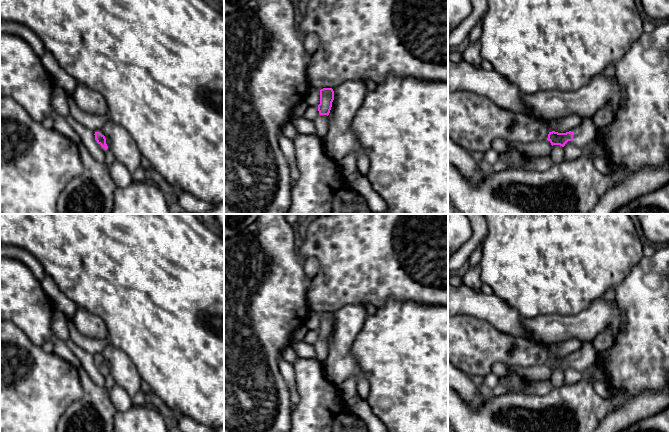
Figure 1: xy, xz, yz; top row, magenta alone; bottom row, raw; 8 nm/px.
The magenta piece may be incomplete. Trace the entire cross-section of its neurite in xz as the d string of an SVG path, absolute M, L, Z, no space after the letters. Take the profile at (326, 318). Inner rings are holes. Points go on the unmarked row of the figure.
M323 312L320 314L320 328L318 329L319 339L314 346L317 353L317 359L321 362L328 355L328 339L330 337L333 324L334 315L332 312Z

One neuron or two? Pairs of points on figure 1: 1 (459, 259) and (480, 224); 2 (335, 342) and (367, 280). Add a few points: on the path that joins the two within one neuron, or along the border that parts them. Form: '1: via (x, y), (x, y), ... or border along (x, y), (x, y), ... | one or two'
1: via (466, 250), (479, 233) | one
2: border along (363, 305), (345, 304), (333, 312) | two

